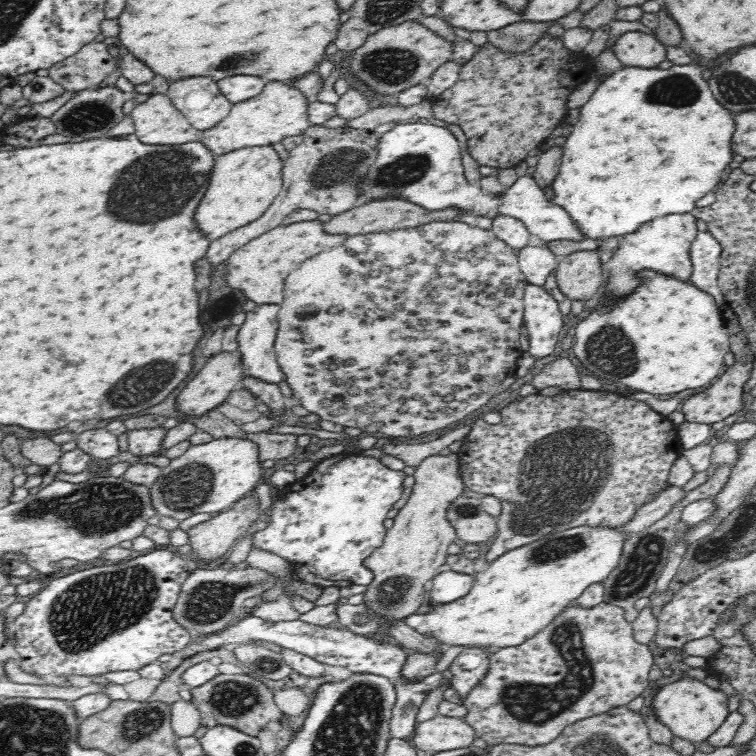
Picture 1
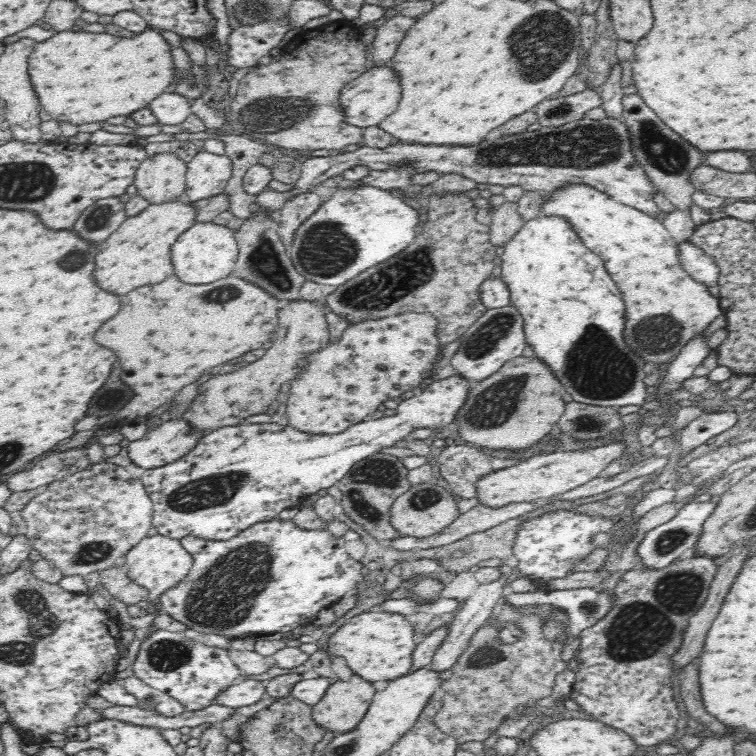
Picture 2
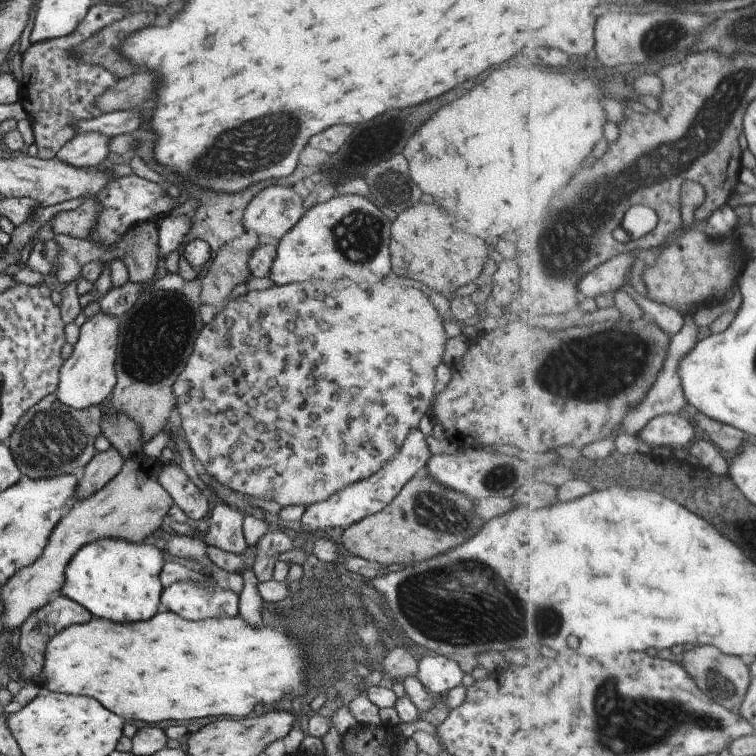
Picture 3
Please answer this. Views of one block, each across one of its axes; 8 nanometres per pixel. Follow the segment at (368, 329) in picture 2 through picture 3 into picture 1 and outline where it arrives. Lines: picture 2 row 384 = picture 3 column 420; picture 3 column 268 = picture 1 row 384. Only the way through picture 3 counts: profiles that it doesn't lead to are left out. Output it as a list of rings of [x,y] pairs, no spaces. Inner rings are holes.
[[[440,221],[414,228],[349,236],[342,244],[301,262],[285,278],[284,300],[279,304],[280,310],[277,316],[279,325],[274,353],[284,373],[285,381],[293,391],[295,403],[300,404],[311,415],[316,415],[318,420],[358,428],[368,435],[387,437],[388,440],[396,440],[398,436],[408,438],[408,436],[428,436],[431,432],[444,432],[444,428],[452,428],[452,424],[460,424],[460,420],[470,423],[476,417],[477,410],[483,409],[488,401],[499,393],[501,382],[514,374],[517,357],[523,353],[520,349],[522,344],[519,344],[518,340],[522,334],[520,332],[524,314],[522,298],[526,285],[524,273],[519,265],[518,252],[504,241],[498,240],[494,231],[490,229],[483,230],[460,221]],[[402,256],[406,256],[404,262],[406,266],[394,266],[398,264],[394,260]],[[488,362],[492,364],[490,372],[474,372],[476,368],[480,368],[480,364],[484,364],[486,368]]]

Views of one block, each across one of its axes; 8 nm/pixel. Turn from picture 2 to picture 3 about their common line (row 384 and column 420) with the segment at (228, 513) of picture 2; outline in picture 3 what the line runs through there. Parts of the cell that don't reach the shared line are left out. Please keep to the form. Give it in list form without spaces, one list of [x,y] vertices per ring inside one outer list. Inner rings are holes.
[[[411,428],[409,436],[403,440],[401,448],[375,474],[371,474],[371,476],[367,476],[367,478],[359,480],[359,482],[353,482],[353,484],[341,488],[341,491],[327,496],[327,500],[321,500],[317,504],[306,506],[299,519],[301,532],[309,534],[317,531],[320,534],[325,534],[329,529],[343,526],[349,527],[356,524],[361,518],[379,512],[421,470],[429,456],[430,453],[427,450],[427,444],[425,444],[425,436],[417,428]]]

